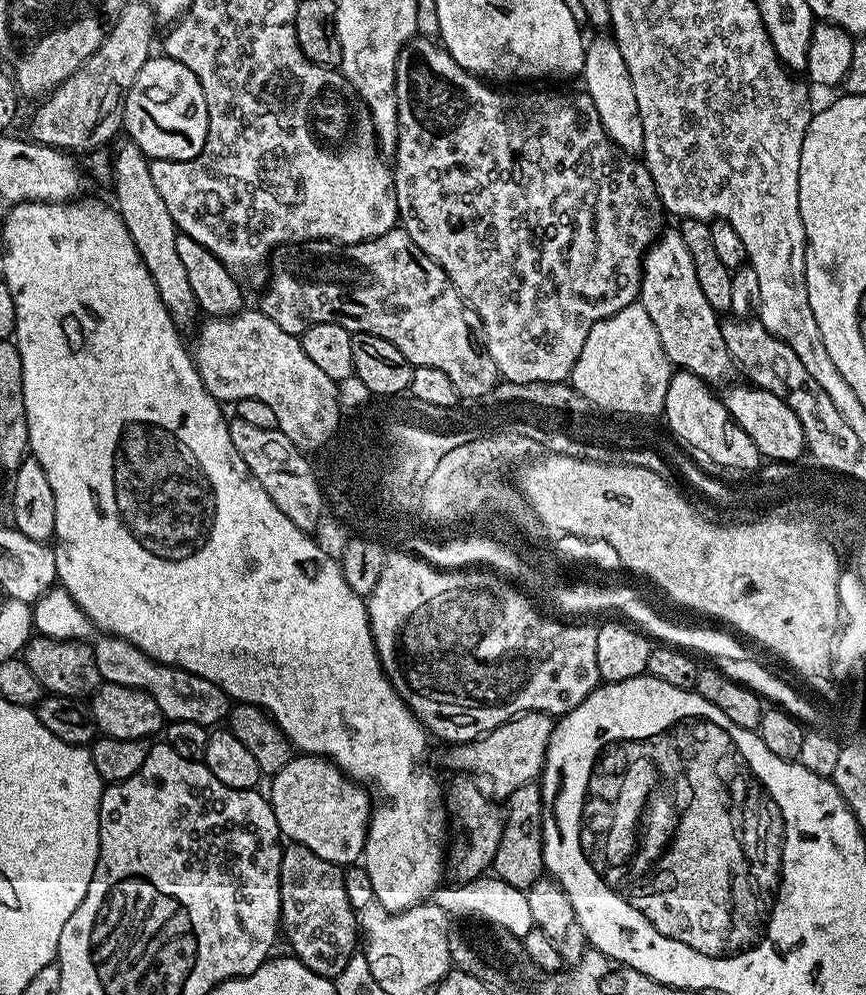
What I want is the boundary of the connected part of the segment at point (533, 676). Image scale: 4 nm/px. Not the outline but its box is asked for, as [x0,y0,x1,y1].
[366,550,601,745]

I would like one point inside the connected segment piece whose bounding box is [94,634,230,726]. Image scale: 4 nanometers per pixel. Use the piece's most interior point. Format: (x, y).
(182, 696)

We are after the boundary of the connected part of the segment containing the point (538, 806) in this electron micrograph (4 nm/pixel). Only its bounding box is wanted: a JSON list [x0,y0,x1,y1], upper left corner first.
[491,783,545,890]

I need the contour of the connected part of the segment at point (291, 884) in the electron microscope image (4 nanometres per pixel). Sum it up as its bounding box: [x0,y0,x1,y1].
[280,842,358,978]

